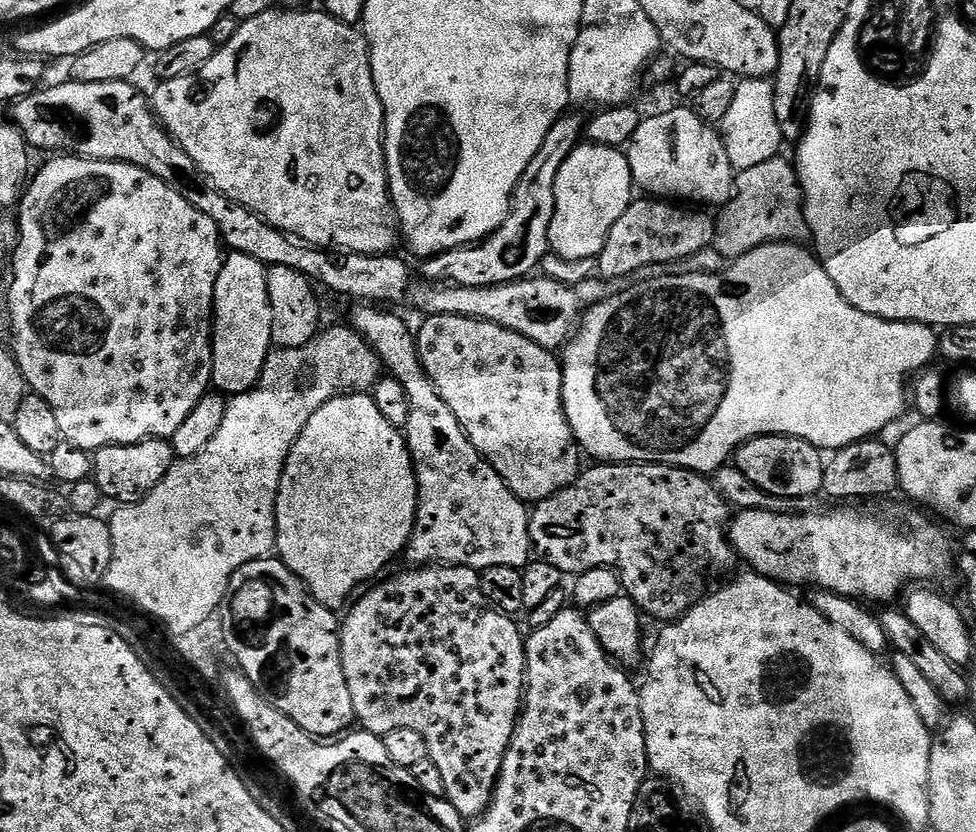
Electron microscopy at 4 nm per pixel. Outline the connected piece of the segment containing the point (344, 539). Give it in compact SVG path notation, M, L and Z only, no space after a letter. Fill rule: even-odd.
M349 392L342 396L336 396L318 410L314 410L314 414L310 414L310 422L306 422L306 426L302 426L302 434L298 434L298 438L284 463L284 473L276 499L276 552L279 559L283 560L284 565L307 586L308 593L319 604L333 610L343 609L349 603L348 595L363 580L373 579L372 581L375 581L377 579L375 576L399 552L401 555L407 549L416 525L416 498L416 467L412 465L412 455L408 449L405 433L401 429L390 426L390 422L386 422L382 410L378 410L378 406L374 406L371 395L364 392Z

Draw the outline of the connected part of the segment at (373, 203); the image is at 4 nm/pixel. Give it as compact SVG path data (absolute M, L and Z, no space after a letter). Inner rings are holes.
M273 10L266 14L258 14L258 18L240 21L238 34L230 38L230 42L217 47L214 58L206 62L196 72L186 74L182 78L161 80L155 86L156 93L151 93L150 103L160 125L171 134L194 158L194 166L198 166L200 175L210 181L226 198L254 210L270 226L296 236L316 248L347 250L358 254L383 256L393 251L392 243L397 243L396 210L392 207L392 195L388 189L388 163L384 157L384 107L378 98L378 90L374 86L372 63L368 53L368 42L363 31L351 24L343 24L340 20L329 16L323 10L317 12L280 12Z

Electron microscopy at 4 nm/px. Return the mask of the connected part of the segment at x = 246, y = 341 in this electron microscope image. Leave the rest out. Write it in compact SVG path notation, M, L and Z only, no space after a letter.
M229 251L227 255L224 256L224 265L220 268L220 273L214 286L214 306L212 307L212 388L228 398L255 388L262 374L262 366L266 362L268 353L273 351L273 348L272 303L270 302L270 290L268 289L268 268L262 262L258 262L258 258L250 258L250 254Z

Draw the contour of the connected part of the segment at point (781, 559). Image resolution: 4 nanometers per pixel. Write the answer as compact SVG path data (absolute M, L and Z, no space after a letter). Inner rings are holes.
M832 506L832 509L830 509L829 512L803 512L803 510L797 510L794 512L767 512L764 508L745 508L743 510L737 511L735 513L734 519L731 521L730 539L732 541L732 547L736 549L737 557L739 557L739 559L741 561L745 560L745 562L748 563L750 567L752 567L749 569L751 569L751 571L753 573L755 573L755 575L766 576L766 577L768 577L768 579L776 581L776 583L781 586L793 586L792 584L812 584L811 587L813 589L824 588L828 592L833 592L834 594L842 594L843 596L851 596L853 598L859 598L861 601L864 601L864 602L869 602L868 600L873 600L874 603L880 604L879 606L884 606L884 605L887 605L889 602L895 601L892 599L894 599L896 595L897 595L896 596L896 599L897 599L897 597L899 597L901 595L901 593L903 593L905 591L905 589L907 589L909 587L909 585L911 585L913 582L936 582L936 581L932 581L932 580L944 580L947 578L948 575L951 574L951 572L954 572L954 569L957 567L957 564L958 564L958 556L957 556L957 553L954 551L954 544L953 544L953 548L952 548L952 540L950 537L948 537L947 530L949 531L949 529L947 527L944 527L945 529L939 528L939 526L935 524L935 522L937 523L937 521L935 519L932 519L933 521L927 520L926 517L919 516L918 513L912 512L909 514L908 517L905 518L904 525L902 525L901 528L895 528L894 525L887 524L886 521L879 520L878 517L871 516L870 513L863 512L863 510L860 508L863 508L863 507L860 507L860 506Z

